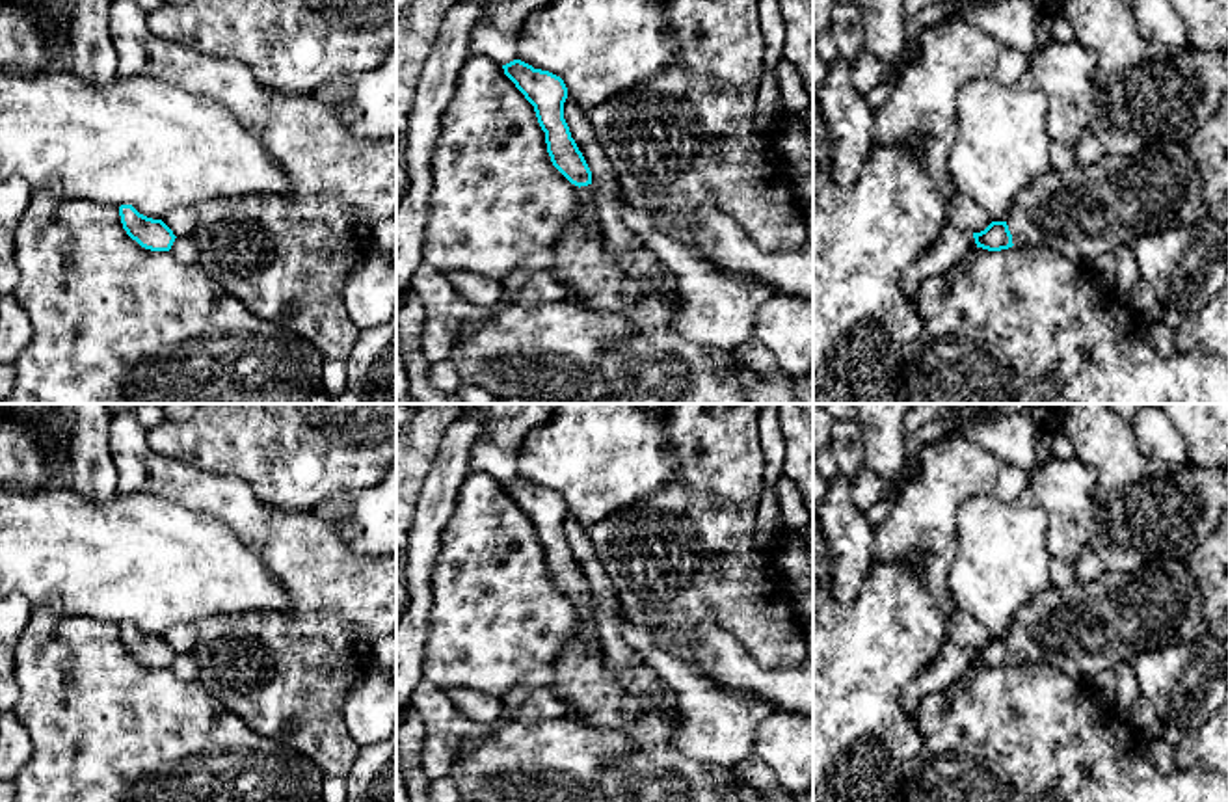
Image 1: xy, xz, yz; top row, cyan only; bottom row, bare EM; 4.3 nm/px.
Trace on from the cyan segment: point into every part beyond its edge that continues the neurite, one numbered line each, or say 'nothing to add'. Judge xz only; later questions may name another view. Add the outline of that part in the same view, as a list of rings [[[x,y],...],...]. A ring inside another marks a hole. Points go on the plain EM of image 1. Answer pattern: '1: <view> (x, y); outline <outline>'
1: xz (655, 771); outline [[[579,605],[577,635],[564,644],[560,657],[551,664],[551,692],[569,707],[566,718],[603,731],[620,731],[634,742],[634,750],[607,765],[599,776],[599,789],[607,802],[739,802],[729,791],[713,782],[709,765],[677,750],[670,737],[681,724],[677,709],[674,720],[664,720],[657,711],[642,703],[649,696],[627,694],[621,681],[605,664],[605,653],[597,633],[594,605]]]

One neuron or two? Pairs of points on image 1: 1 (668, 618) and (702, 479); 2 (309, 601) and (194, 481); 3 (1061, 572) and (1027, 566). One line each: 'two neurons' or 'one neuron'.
1: one neuron
2: one neuron
3: two neurons

